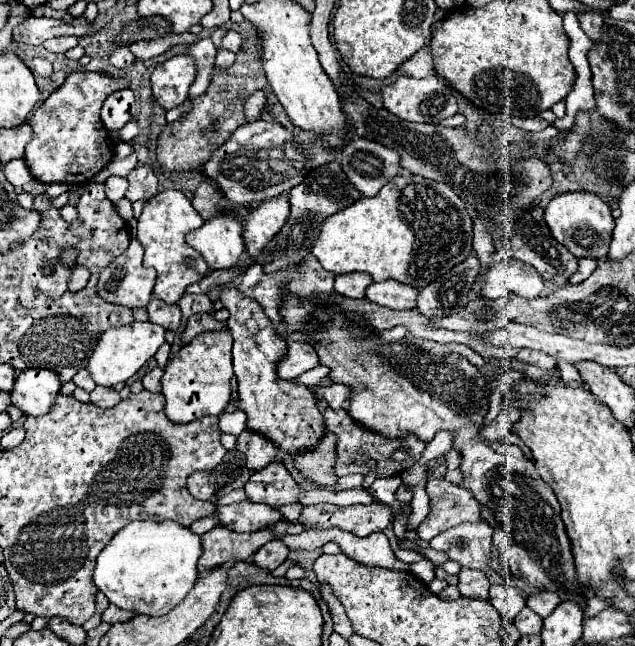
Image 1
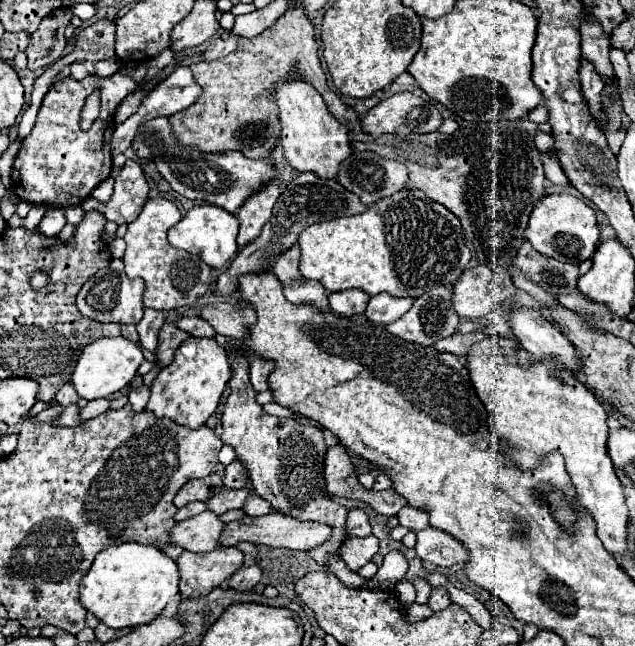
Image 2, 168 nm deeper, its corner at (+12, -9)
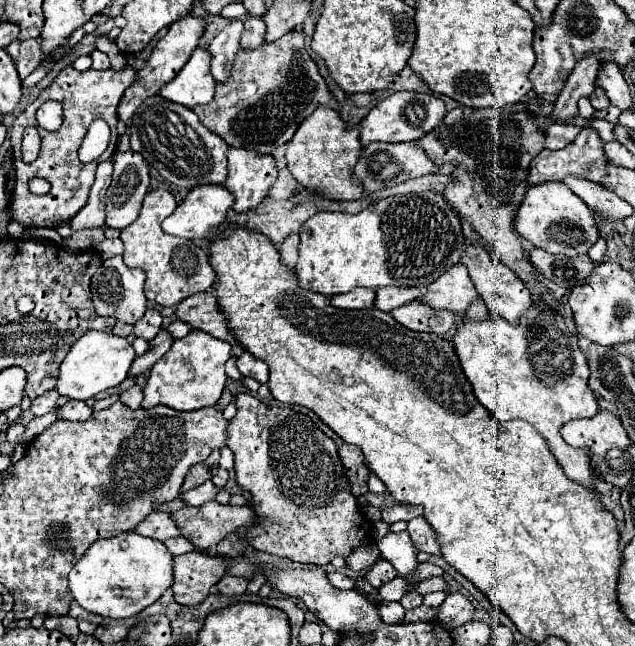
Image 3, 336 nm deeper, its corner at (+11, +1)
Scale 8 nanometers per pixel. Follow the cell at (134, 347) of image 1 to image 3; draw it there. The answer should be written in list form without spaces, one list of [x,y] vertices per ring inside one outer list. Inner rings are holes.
[[[89,331],[71,347],[67,357],[63,359],[63,363],[59,367],[55,391],[61,397],[87,401],[101,391],[117,387],[127,377],[127,371],[129,371],[133,359],[135,359],[135,349],[127,343],[127,339],[115,337],[111,333]]]

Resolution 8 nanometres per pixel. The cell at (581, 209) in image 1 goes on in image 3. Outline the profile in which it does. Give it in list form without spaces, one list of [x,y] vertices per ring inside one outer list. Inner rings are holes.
[[[545,183],[529,187],[515,211],[513,227],[519,237],[531,241],[535,247],[545,249],[547,253],[563,253],[567,257],[587,253],[589,247],[599,239],[593,211],[565,183]]]

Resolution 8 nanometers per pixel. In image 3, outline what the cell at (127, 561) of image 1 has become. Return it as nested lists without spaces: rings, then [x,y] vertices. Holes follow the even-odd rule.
[[[127,531],[111,539],[95,541],[85,551],[69,573],[69,589],[73,593],[73,599],[89,613],[111,619],[137,617],[143,609],[155,603],[165,589],[171,587],[171,567],[173,555],[161,541]]]

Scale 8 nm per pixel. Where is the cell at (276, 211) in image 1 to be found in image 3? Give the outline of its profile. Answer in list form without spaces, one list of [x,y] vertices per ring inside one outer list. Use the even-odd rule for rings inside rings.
[[[229,147],[225,187],[233,193],[237,213],[245,213],[259,205],[277,179],[277,167],[271,155]]]

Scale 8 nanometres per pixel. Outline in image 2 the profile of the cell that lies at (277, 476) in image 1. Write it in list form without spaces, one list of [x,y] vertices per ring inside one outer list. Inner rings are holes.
[[[248,487],[224,489],[220,495],[216,495],[216,499],[208,499],[208,509],[214,511],[216,515],[222,515],[222,513],[226,513],[230,509],[242,509],[248,495],[250,495]]]

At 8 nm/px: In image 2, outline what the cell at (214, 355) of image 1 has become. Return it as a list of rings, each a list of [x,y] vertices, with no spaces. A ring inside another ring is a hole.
[[[190,337],[180,345],[174,361],[156,375],[146,409],[150,409],[156,417],[168,417],[178,425],[196,429],[216,411],[228,379],[230,367],[226,361],[226,351],[216,343],[216,339]]]

